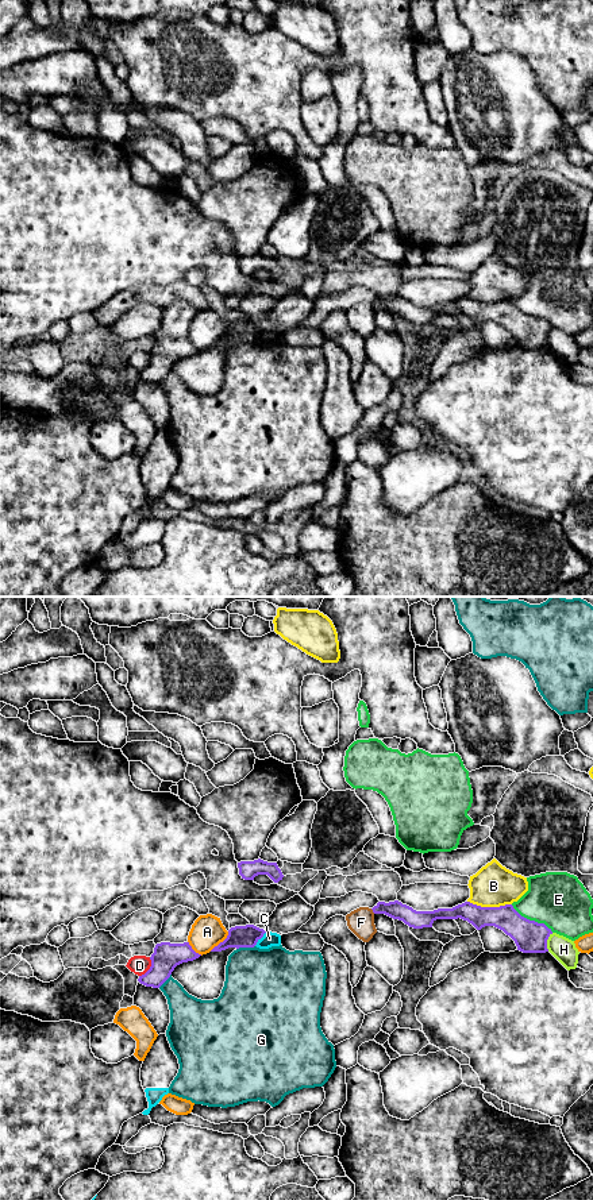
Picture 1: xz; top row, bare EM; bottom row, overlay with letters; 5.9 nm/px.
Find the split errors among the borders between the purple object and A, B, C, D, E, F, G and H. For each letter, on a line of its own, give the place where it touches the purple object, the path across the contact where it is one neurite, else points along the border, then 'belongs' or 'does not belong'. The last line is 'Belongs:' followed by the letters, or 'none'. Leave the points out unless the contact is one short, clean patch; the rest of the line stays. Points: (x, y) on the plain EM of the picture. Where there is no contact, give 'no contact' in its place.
A: contact xz (220, 338); does not belong
B: contact xz (489, 303); border xz (468, 296), (481, 301), (511, 300); does not belong
C: contact xz (261, 332); border xz (266, 327), (254, 340); does not belong
D: contact xz (150, 363); border xz (150, 352), (150, 362), (139, 371); does not belong
E: contact xz (532, 316); does not belong
F: contact xz (373, 307); does not belong
G: contact xz (245, 342); does not belong
H: contact xz (546, 338); does not belong
Belongs: none

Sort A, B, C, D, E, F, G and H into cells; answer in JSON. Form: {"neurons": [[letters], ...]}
{"neurons": [["A"], ["B"], ["C"], ["D"], ["E"], ["F"], ["G"], ["H"]]}

